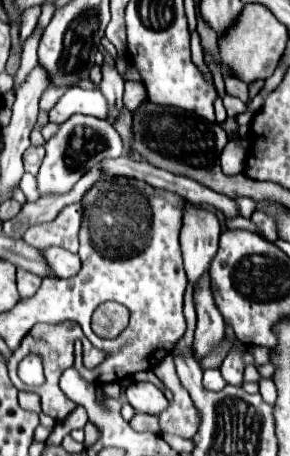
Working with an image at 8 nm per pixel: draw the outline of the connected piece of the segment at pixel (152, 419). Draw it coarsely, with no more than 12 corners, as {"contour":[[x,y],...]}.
{"contour":[[135,413],[129,421],[135,431],[159,433],[155,415]]}

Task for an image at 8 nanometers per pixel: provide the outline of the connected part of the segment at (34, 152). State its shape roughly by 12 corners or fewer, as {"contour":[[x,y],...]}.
{"contour":[[43,147],[23,153],[25,171],[37,175],[43,161]]}

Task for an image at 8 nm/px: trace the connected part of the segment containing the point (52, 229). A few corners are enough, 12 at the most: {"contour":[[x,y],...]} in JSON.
{"contour":[[81,203],[51,223],[31,227],[23,241],[37,249],[57,245],[78,253]]}

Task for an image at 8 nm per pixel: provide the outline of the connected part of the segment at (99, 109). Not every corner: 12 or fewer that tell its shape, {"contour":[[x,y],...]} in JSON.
{"contour":[[71,87],[49,111],[53,123],[75,113],[107,119],[99,89]]}

